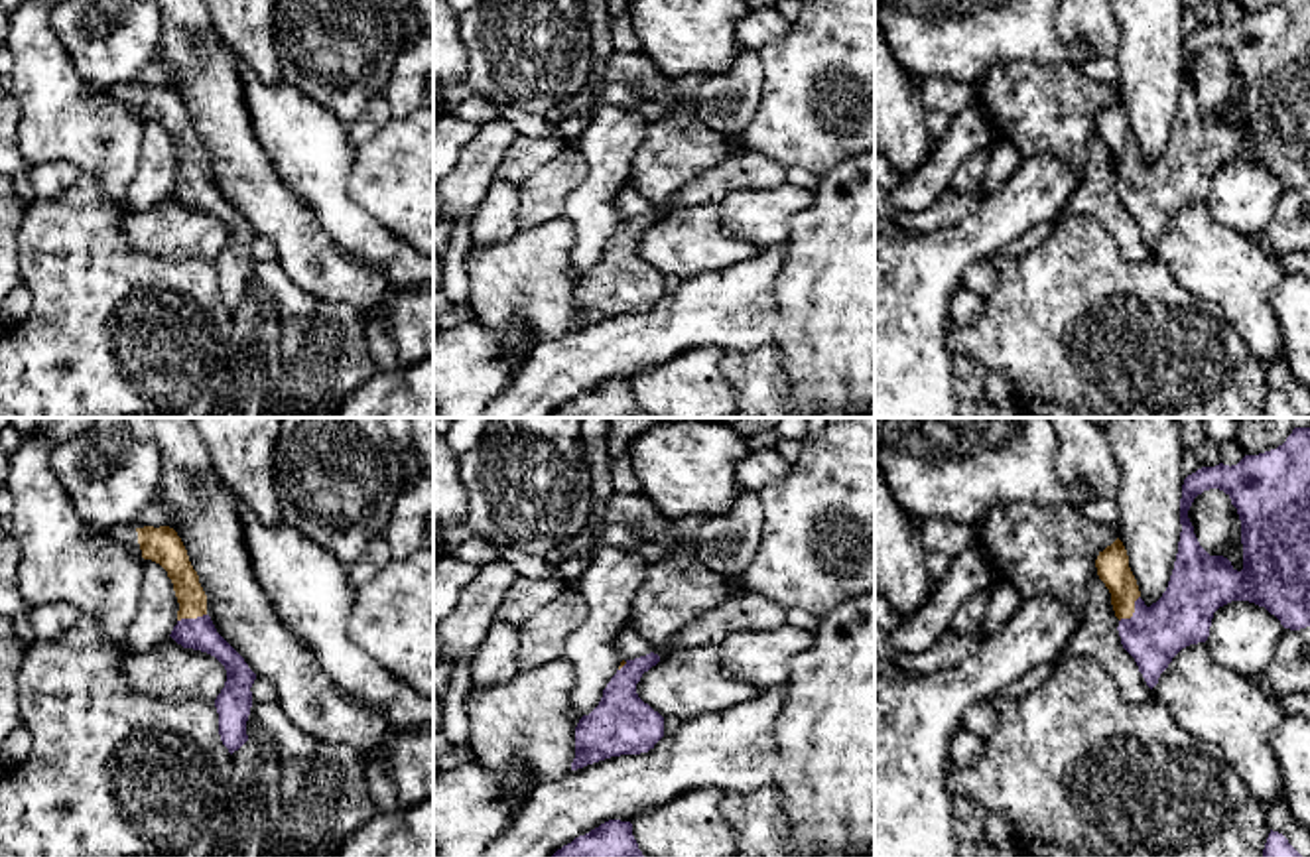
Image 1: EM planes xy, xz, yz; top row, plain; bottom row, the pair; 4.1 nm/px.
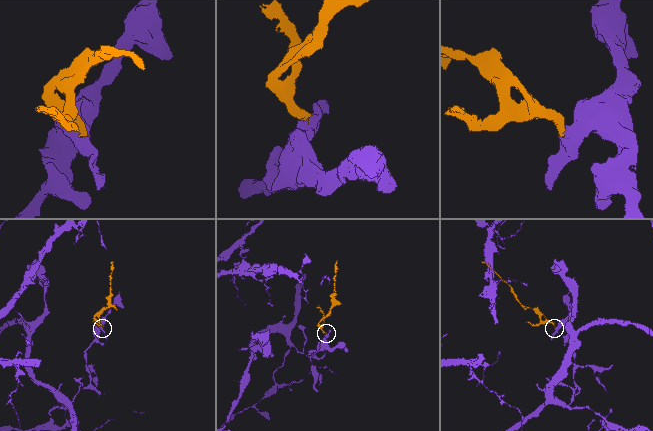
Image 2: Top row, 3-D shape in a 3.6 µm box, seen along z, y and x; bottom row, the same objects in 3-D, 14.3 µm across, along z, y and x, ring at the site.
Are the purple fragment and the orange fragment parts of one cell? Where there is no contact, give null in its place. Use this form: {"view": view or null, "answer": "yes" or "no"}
{"view": "yz", "answer": "yes"}

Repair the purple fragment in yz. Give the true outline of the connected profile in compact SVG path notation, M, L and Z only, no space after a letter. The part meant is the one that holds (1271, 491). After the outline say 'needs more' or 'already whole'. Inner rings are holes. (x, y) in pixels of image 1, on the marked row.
M1294 428L1282 445L1277 449L1245 455L1237 465L1202 467L1188 475L1182 485L1180 498L1180 542L1174 569L1162 597L1150 607L1141 599L1137 579L1129 567L1129 556L1123 542L1117 538L1111 546L1099 552L1095 560L1097 575L1111 593L1111 605L1119 619L1119 636L1123 648L1135 658L1139 672L1152 690L1160 674L1172 658L1186 646L1206 642L1213 613L1231 601L1249 601L1265 607L1275 615L1284 628L1300 630L1310 626L1310 428ZM1210 489L1223 491L1237 508L1241 520L1243 569L1237 571L1223 556L1210 556L1198 542L1188 510L1198 494Z; needs more

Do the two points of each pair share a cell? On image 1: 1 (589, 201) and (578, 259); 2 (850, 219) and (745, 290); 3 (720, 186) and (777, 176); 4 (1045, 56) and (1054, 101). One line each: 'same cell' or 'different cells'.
1: same cell
2: different cells
3: same cell
4: different cells

